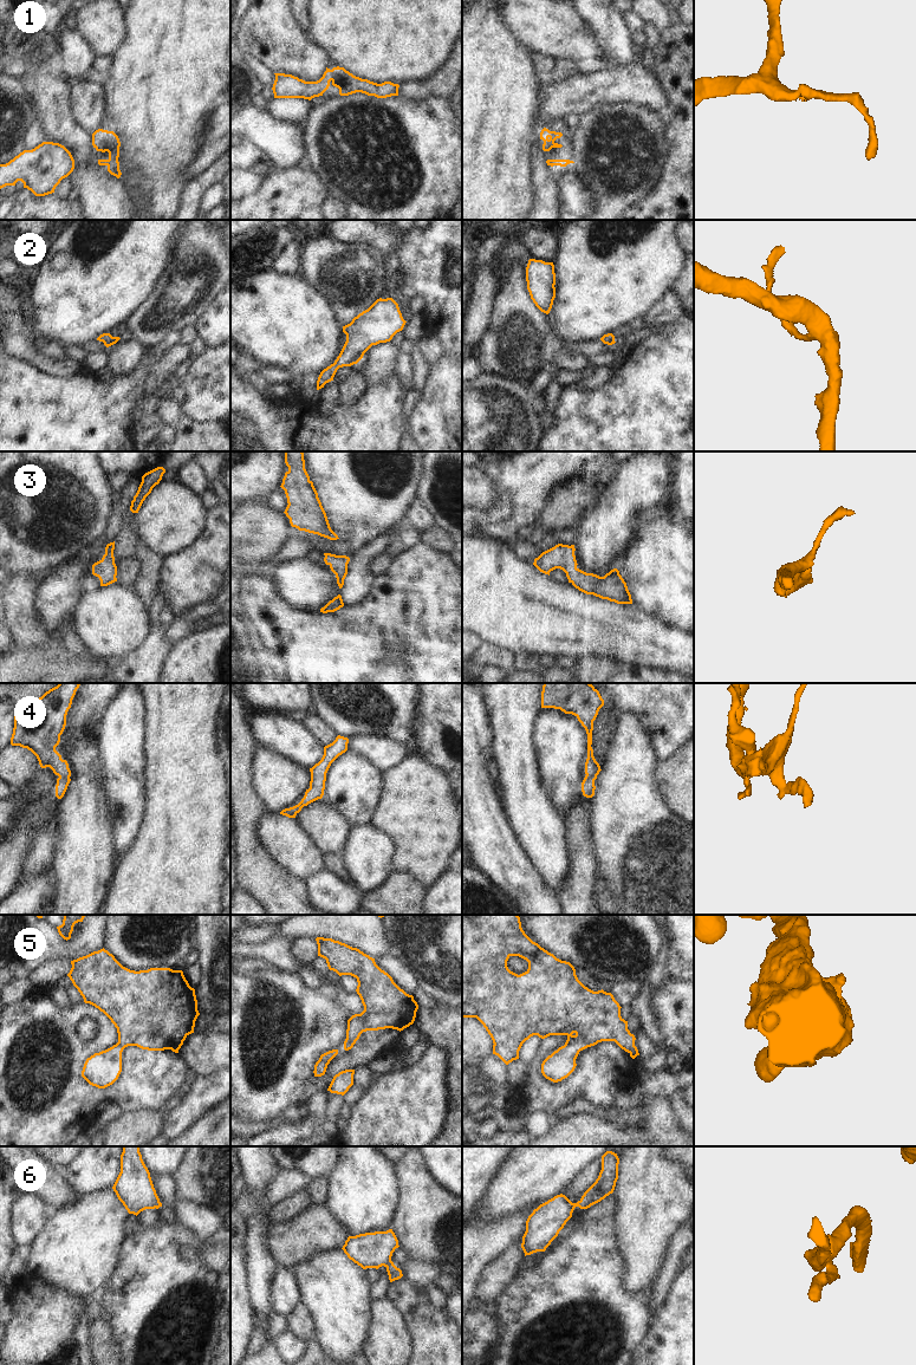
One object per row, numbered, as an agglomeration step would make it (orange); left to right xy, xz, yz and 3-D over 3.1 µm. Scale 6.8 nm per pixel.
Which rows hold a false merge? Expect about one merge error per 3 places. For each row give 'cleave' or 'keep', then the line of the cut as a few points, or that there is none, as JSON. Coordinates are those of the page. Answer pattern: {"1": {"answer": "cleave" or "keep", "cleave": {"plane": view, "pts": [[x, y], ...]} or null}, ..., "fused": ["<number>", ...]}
{"1": {"answer": "keep", "cleave": null}, "2": {"answer": "keep", "cleave": null}, "3": {"answer": "keep", "cleave": null}, "4": {"answer": "keep", "cleave": null}, "5": {"answer": "keep", "cleave": null}, "6": {"answer": "cleave", "cleave": {"plane": "xz", "pts": [[391, 1261], [384, 1266]]}}, "fused": ["6"]}

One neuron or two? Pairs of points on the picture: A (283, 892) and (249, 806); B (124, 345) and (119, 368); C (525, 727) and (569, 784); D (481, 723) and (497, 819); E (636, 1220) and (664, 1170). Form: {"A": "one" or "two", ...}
{"A": "one", "B": "one", "C": "two", "D": "one", "E": "one"}

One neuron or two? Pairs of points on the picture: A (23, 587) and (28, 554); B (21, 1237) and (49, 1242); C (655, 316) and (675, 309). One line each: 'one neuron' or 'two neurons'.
A: two neurons
B: two neurons
C: one neuron

